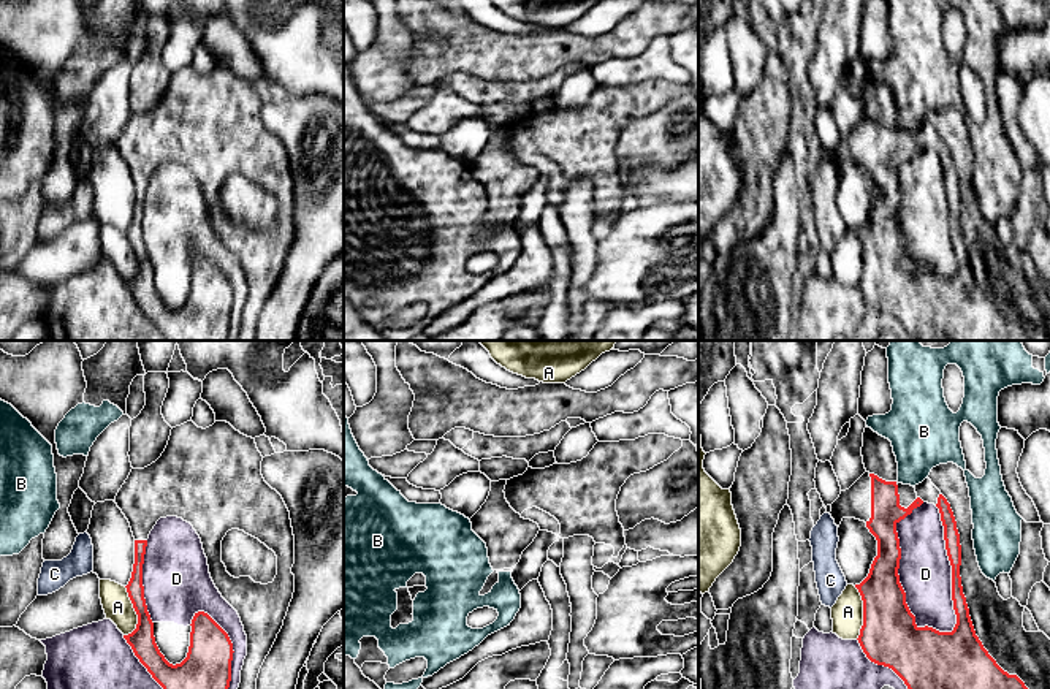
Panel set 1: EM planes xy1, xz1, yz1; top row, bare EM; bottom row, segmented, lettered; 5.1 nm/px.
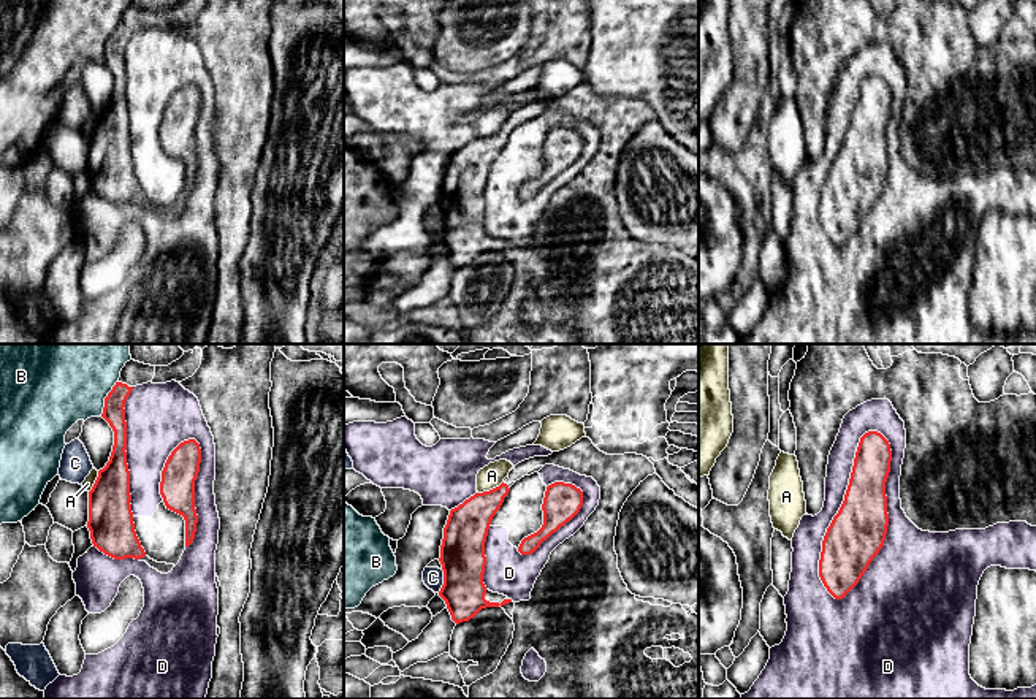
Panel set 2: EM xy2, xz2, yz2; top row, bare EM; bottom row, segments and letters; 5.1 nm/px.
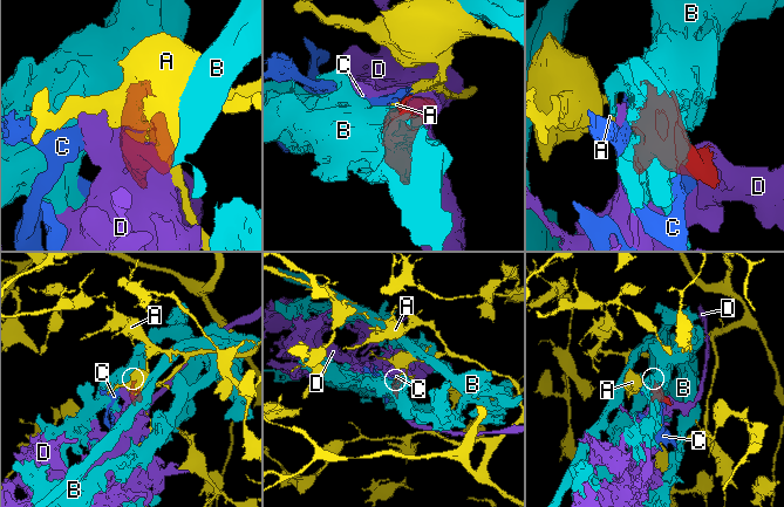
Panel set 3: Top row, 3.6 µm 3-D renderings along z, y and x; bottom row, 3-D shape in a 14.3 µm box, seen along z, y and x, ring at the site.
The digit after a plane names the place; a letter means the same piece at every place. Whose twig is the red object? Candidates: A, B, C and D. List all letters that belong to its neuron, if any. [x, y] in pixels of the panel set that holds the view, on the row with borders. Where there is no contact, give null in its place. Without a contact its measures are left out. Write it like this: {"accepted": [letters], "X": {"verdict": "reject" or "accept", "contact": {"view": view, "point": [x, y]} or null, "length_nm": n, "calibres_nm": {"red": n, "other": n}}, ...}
{"accepted": [], "A": {"verdict": "reject", "contact": {"view": "xy1", "point": [135, 610]}, "length_nm": 260, "calibres_nm": {"red": 130, "other": 150}}, "B": {"verdict": "reject", "contact": {"view": "xy2", "point": [105, 398]}, "length_nm": 200, "calibres_nm": {"red": 110, "other": 500}}, "C": {"verdict": "reject", "contact": {"view": "xz2", "point": [444, 580]}, "length_nm": 120, "calibres_nm": {"red": 220, "other": 110}}, "D": {"verdict": "reject", "contact": {"view": "yz2", "point": [887, 517]}, "length_nm": 900, "calibres_nm": {"red": 280, "other": 320}}}

